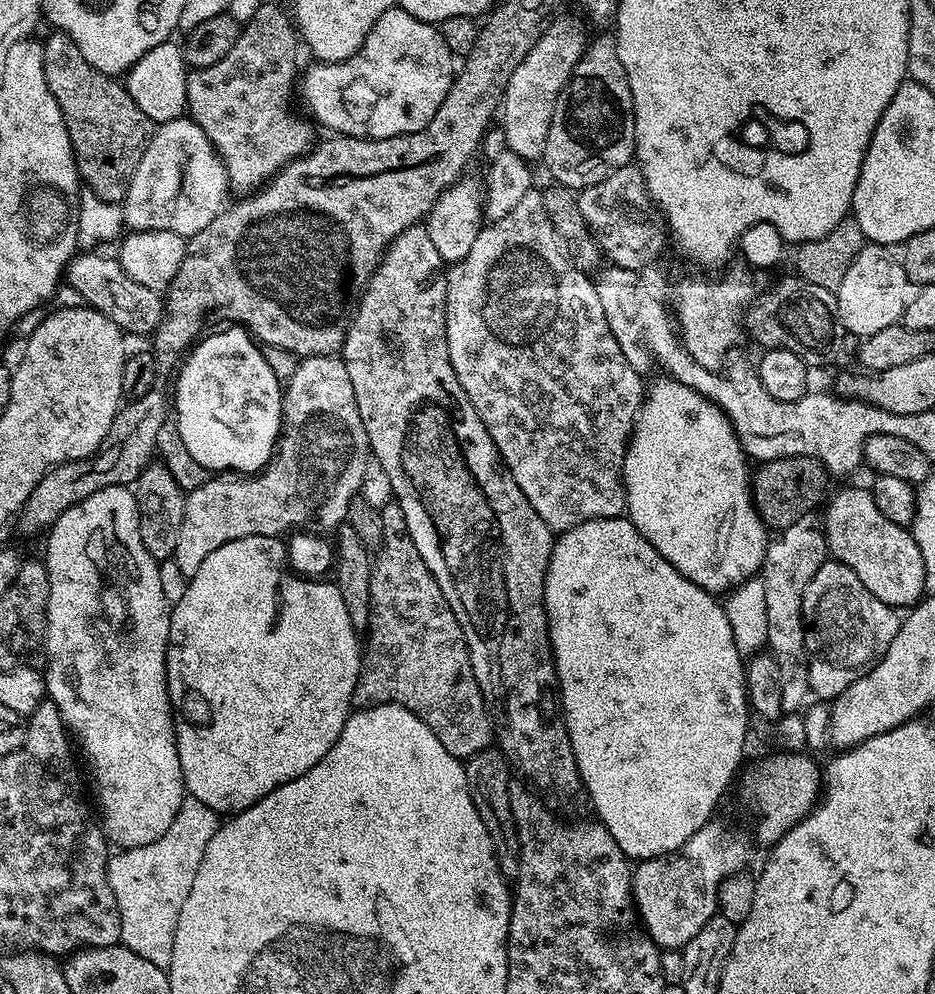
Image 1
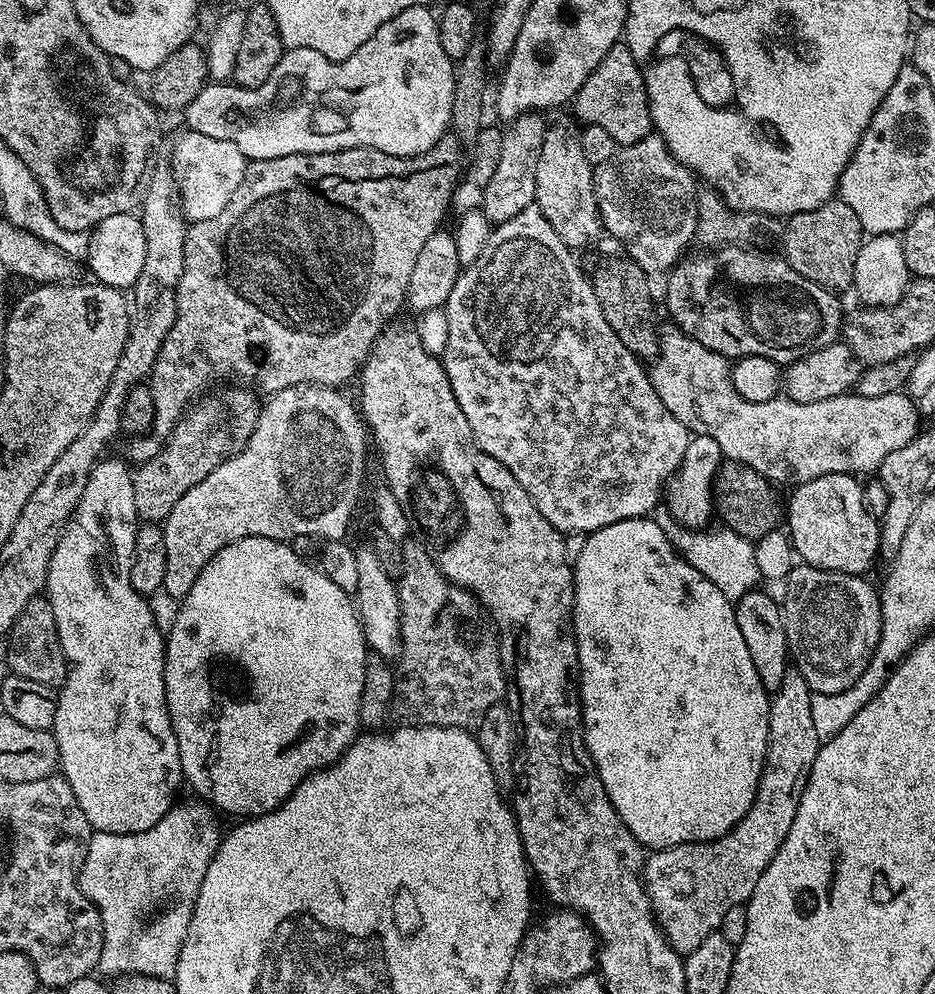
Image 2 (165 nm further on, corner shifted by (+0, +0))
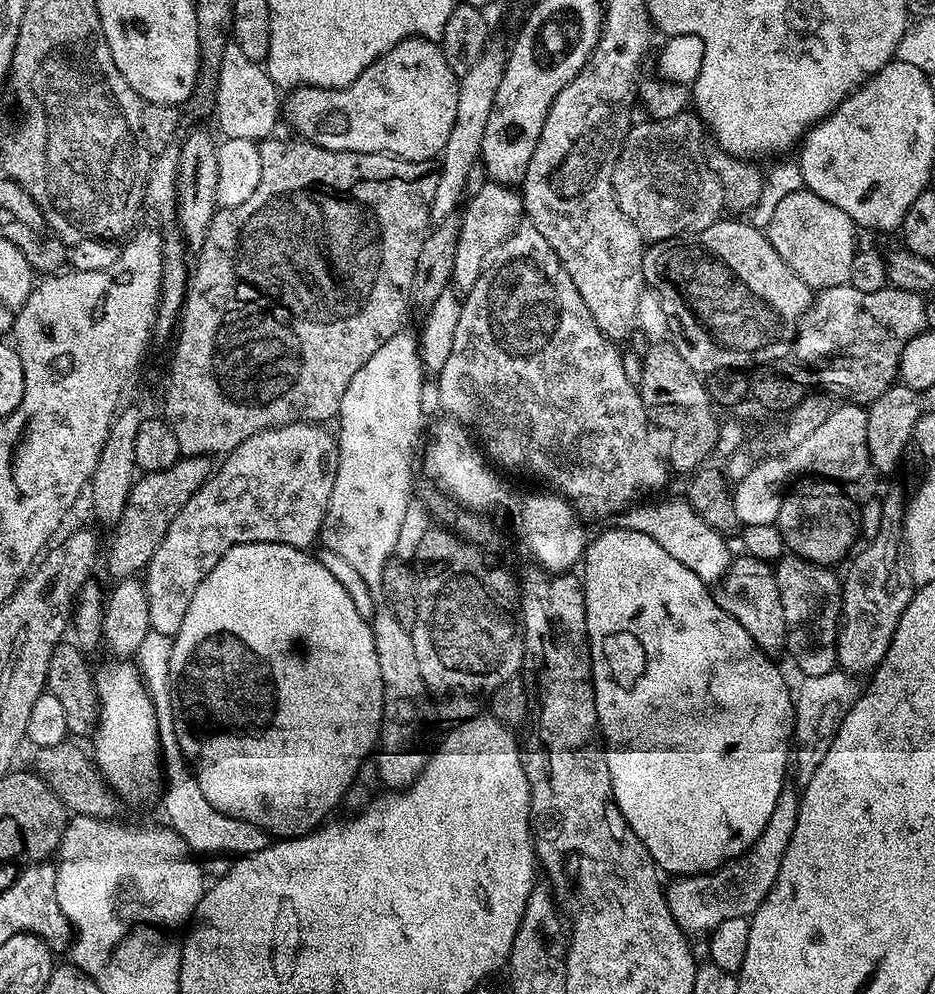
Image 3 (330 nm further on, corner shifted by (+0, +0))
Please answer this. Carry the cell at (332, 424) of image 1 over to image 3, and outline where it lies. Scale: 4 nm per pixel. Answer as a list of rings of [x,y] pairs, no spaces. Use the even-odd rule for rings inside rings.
[[[316,422],[263,428],[223,457],[224,465],[212,472],[170,522],[166,538],[162,538],[162,546],[154,550],[154,558],[150,558],[143,573],[153,632],[175,637],[176,631],[182,626],[182,618],[186,618],[186,610],[190,610],[194,590],[198,590],[202,578],[210,574],[226,550],[254,542],[285,544],[302,549],[312,546],[308,544],[317,543],[340,463],[337,437],[333,433],[331,436],[324,428],[327,427]]]

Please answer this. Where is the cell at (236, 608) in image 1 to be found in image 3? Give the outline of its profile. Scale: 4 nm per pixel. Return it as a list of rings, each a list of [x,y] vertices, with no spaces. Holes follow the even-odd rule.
[[[254,542],[234,546],[226,550],[210,574],[202,578],[198,590],[194,590],[190,610],[186,610],[186,618],[182,618],[182,626],[176,631],[172,642],[170,690],[172,721],[178,742],[194,765],[198,784],[207,801],[214,806],[214,810],[230,815],[231,818],[252,822],[276,838],[304,836],[307,832],[315,832],[329,819],[328,811],[343,801],[358,768],[373,755],[384,717],[382,670],[378,670],[378,650],[374,646],[371,623],[358,614],[345,587],[322,566],[311,551],[285,544]]]

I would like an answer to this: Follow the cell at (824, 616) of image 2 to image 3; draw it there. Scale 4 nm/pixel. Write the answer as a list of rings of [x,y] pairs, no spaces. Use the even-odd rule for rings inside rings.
[[[784,554],[775,561],[774,571],[776,573],[776,581],[778,582],[778,594],[782,594],[782,610],[786,613],[786,630],[788,631],[788,643],[786,645],[787,655],[792,655],[792,660],[801,668],[804,676],[817,676],[818,674],[826,674],[833,671],[837,667],[836,663],[836,631],[840,629],[840,590],[842,580],[839,575],[835,576],[831,567],[823,564],[811,564],[808,560],[802,559],[801,556],[795,554]]]

